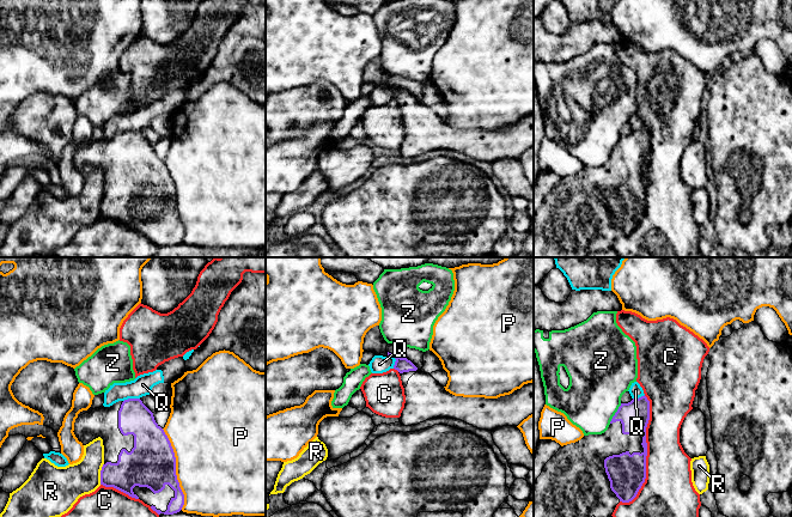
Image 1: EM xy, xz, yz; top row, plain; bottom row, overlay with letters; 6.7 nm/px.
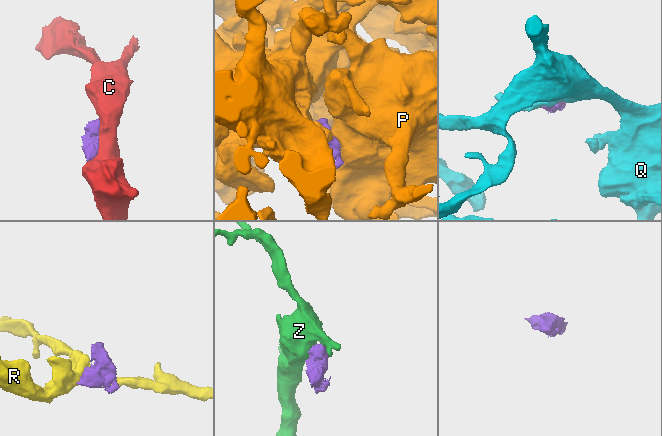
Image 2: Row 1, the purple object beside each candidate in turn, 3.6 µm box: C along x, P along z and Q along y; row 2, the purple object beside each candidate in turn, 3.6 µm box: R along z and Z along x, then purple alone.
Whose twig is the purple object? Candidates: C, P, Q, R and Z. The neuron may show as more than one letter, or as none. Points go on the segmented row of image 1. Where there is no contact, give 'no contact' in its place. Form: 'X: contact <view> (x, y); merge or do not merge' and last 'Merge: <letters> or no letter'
C: contact yz (646, 452); do not merge
P: contact xy (175, 469); do not merge
Q: contact xz (396, 360); do not merge
R: contact xy (101, 474); do not merge
Z: contact yz (615, 413); do not merge
Merge: no letter

